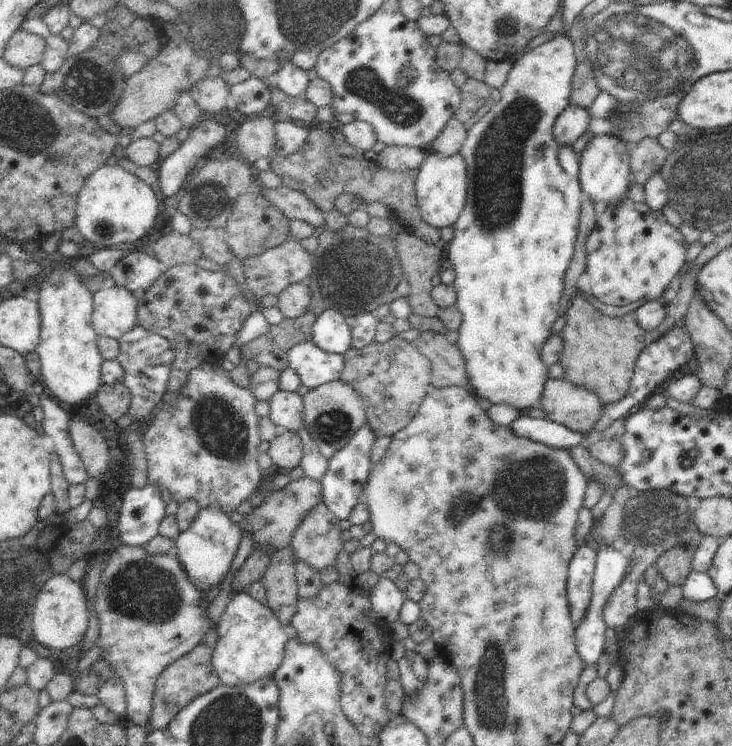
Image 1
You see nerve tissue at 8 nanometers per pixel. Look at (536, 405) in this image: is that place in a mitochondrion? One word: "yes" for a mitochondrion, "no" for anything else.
no

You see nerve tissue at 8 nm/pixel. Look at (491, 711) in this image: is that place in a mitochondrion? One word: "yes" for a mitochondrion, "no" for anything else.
yes

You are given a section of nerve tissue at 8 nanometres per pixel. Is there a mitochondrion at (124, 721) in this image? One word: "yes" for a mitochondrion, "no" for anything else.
no

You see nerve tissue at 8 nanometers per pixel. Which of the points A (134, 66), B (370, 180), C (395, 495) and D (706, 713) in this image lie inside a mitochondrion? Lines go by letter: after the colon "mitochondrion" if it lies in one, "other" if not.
A: other
B: other
C: mitochondrion
D: other

